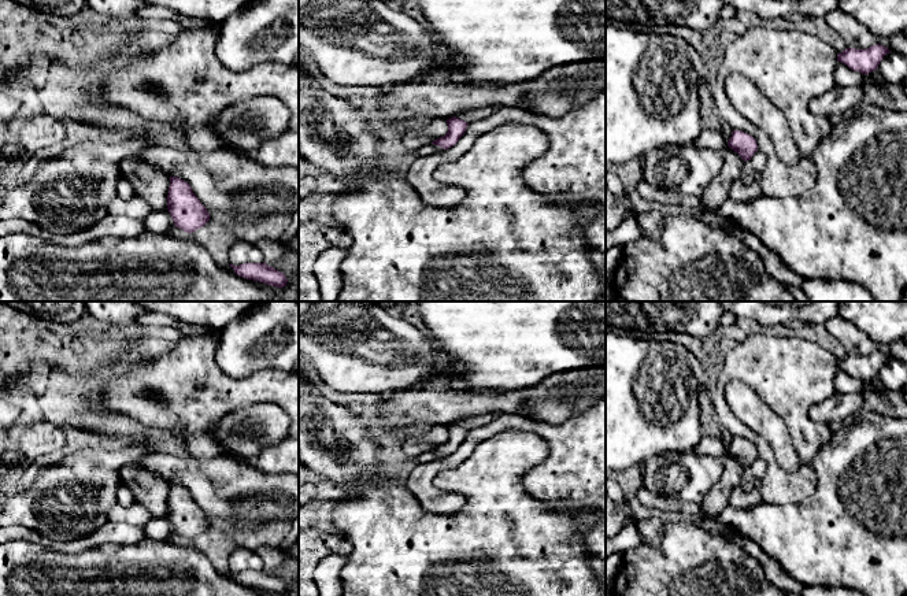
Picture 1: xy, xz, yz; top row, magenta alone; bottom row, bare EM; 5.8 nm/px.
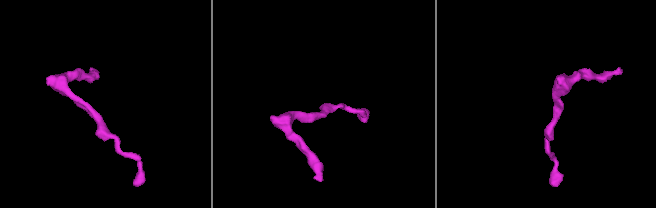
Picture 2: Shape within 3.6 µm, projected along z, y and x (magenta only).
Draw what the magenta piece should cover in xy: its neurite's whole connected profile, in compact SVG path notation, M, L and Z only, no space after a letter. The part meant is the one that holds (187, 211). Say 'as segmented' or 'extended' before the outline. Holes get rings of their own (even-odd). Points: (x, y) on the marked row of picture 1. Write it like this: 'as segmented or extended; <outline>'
as segmented; M170 177L167 210L175 227L193 233L210 221L207 208L193 193L190 185L178 177Z

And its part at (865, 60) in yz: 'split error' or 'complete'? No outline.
complete

